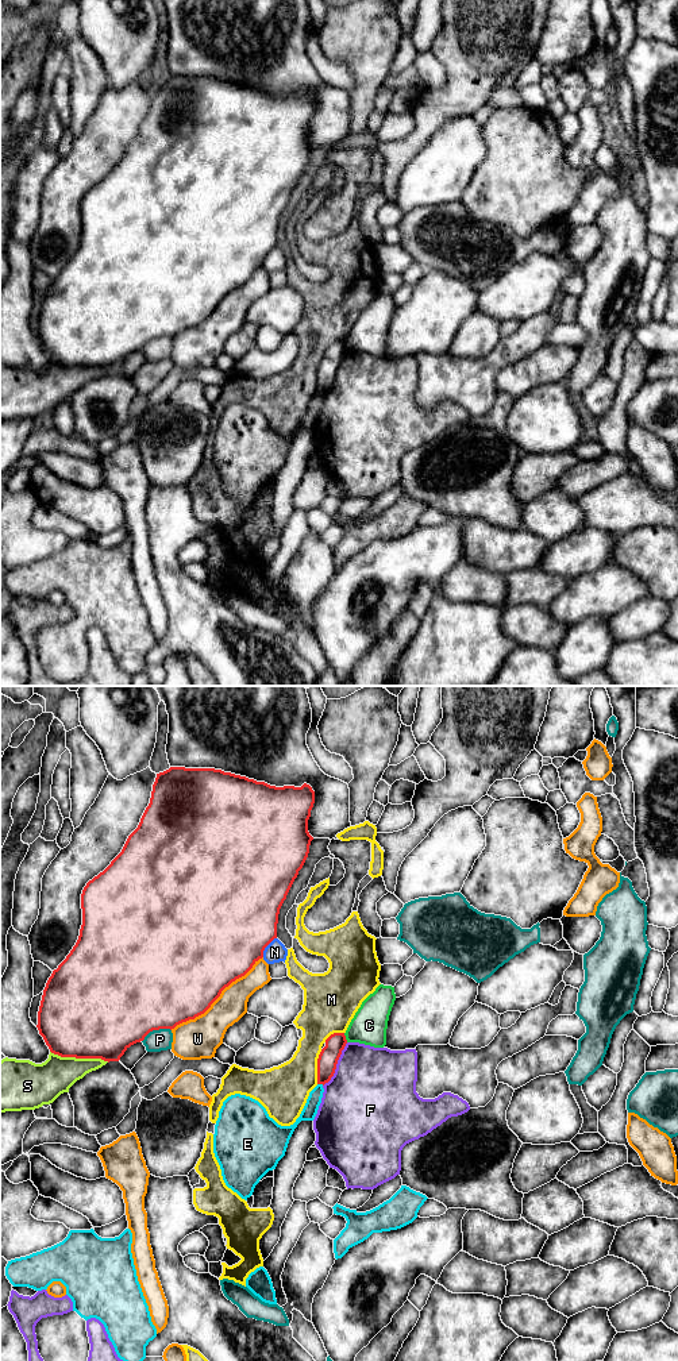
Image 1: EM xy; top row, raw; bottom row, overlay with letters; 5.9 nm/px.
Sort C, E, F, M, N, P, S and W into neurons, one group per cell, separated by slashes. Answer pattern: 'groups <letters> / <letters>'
groups C E / F / M / N / P / S / W

